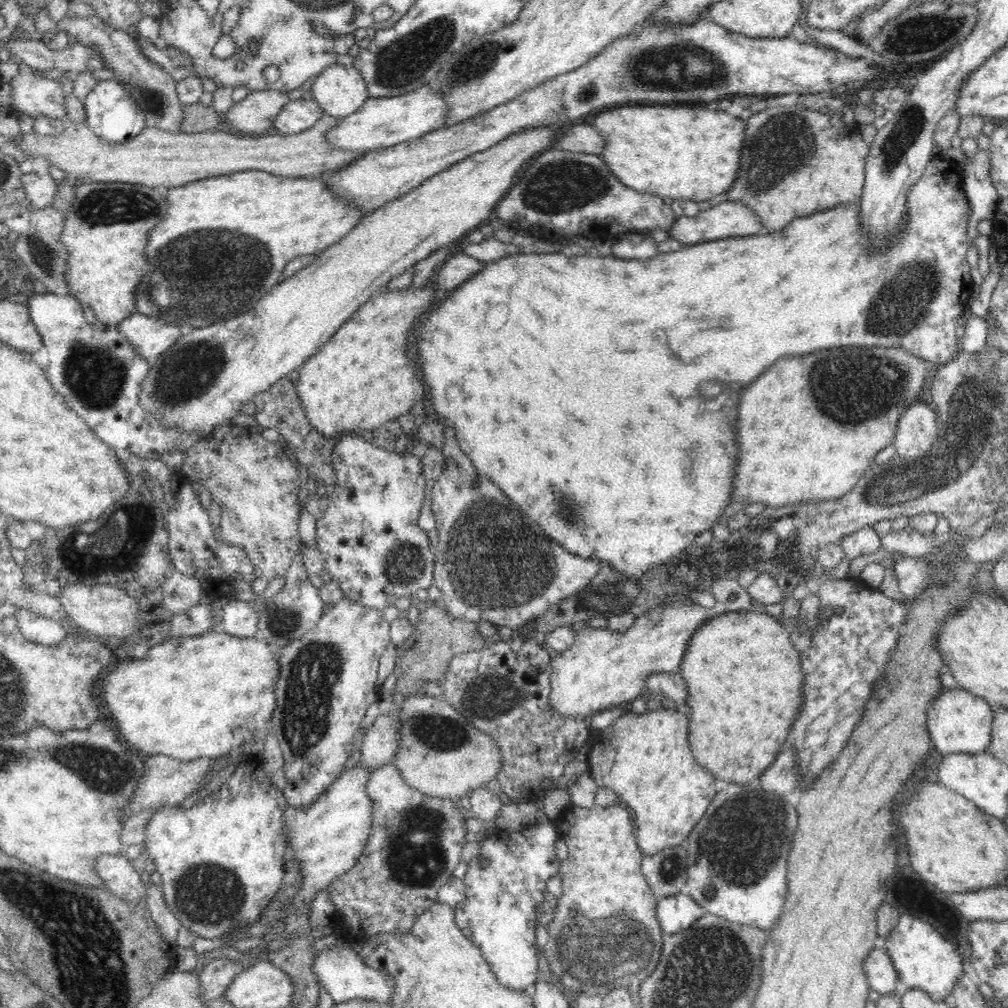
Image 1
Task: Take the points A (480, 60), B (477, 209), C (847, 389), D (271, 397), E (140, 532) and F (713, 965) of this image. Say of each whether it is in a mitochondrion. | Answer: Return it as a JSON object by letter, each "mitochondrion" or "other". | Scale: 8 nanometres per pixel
{"A":"mitochondrion","B":"other","C":"mitochondrion","D":"other","E":"other","F":"mitochondrion"}

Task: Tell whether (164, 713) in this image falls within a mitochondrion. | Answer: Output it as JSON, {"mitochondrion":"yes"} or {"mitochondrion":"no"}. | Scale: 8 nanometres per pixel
{"mitochondrion":"no"}

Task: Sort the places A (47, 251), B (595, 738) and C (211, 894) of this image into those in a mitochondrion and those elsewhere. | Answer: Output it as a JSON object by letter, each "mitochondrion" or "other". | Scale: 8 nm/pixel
{"A":"mitochondrion","B":"other","C":"mitochondrion"}

